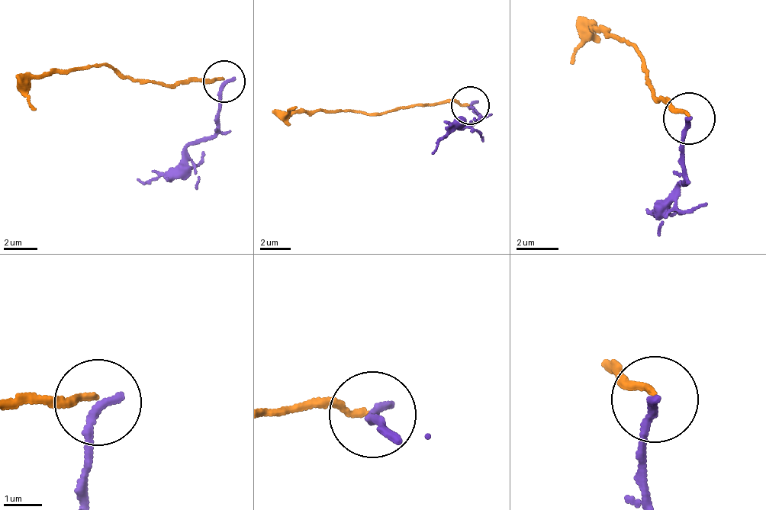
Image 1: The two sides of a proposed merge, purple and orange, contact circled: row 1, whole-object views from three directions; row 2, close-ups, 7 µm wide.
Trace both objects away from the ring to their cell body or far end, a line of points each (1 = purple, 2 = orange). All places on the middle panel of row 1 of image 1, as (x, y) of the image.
1: (471, 106), (480, 113), (465, 125), (446, 130), (432, 153)
2: (471, 106), (291, 115), (296, 106)

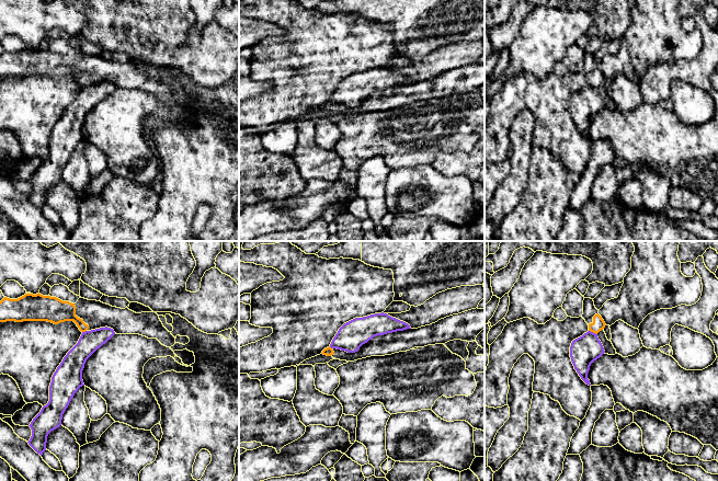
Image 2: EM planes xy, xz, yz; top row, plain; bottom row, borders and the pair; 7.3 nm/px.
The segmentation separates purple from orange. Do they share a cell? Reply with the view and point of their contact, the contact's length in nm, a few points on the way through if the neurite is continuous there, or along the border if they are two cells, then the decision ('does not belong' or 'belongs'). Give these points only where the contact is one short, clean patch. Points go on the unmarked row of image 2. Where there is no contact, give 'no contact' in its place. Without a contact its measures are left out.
yz (592, 87) | 70 nm | along yz (589, 84), (596, 89) | does not belong

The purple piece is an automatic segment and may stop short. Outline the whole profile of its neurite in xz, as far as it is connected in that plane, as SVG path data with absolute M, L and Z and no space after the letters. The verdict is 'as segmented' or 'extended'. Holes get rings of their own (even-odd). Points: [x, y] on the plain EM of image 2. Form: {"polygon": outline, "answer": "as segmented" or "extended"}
{"polygon": "M384 67L355 72L339 83L330 102L347 107L355 107L374 91L407 83L411 83L408 78Z", "answer": "as segmented"}

